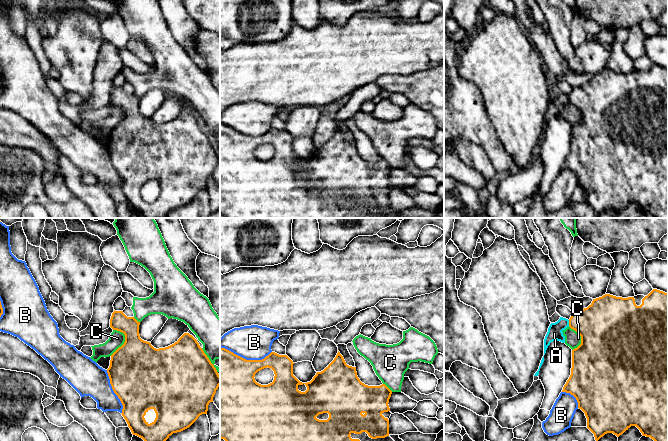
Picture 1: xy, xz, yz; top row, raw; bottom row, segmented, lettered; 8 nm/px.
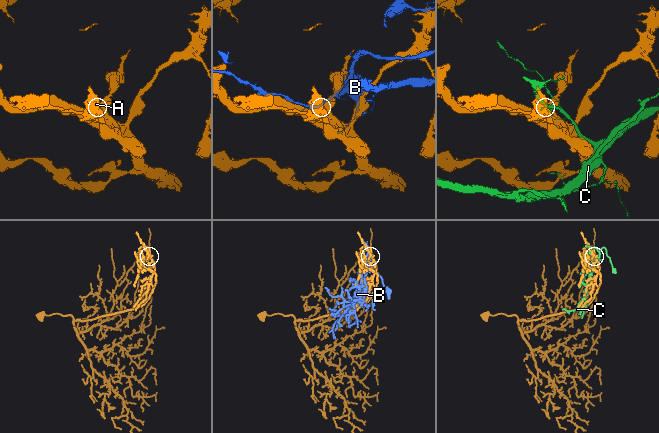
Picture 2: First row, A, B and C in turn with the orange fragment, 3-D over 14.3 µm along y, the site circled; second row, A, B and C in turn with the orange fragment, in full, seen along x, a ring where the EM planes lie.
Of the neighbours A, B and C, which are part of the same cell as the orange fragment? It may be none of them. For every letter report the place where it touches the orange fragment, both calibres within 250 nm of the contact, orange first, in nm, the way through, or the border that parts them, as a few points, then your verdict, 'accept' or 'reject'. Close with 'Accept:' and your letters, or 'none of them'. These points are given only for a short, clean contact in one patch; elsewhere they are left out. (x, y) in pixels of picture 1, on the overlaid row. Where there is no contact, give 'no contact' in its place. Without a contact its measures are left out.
A: meets orange in yz at (569, 323); 360 nm thick on the orange side, 120 nm on the other; border along yz (568, 320), (569, 326); reject
B: meets orange in xz at (245, 359); 480 nm thick on the orange side, 280 nm on the other; reject
C: meets orange in xy at (124, 342); 460 nm thick on the orange side, 120 nm on the other; reject
Accept: none of them

